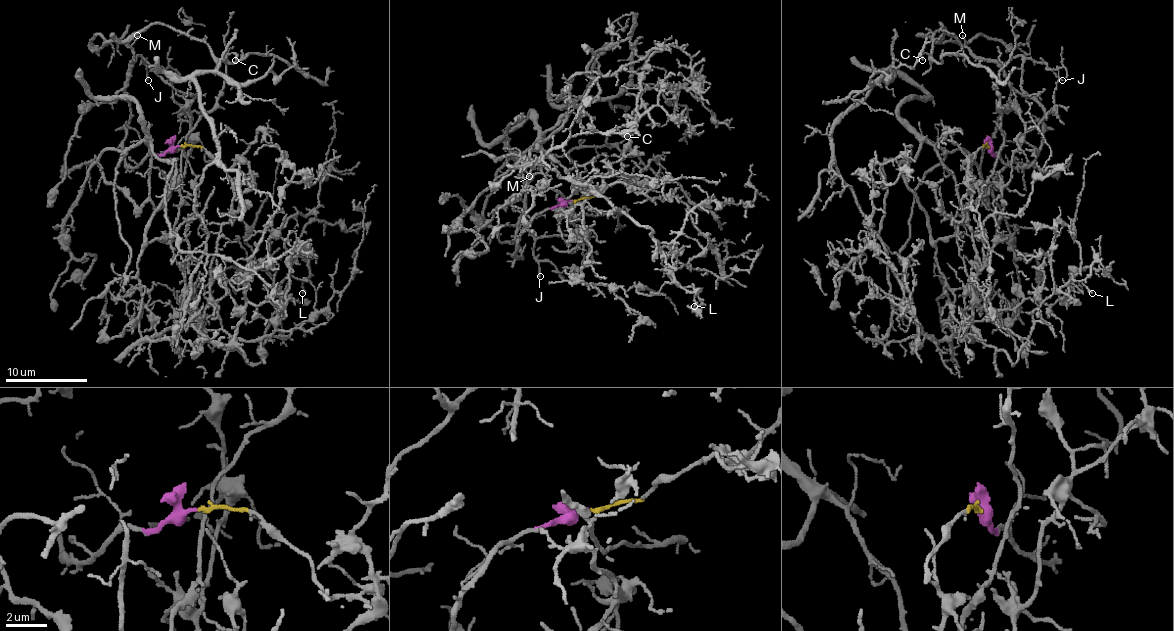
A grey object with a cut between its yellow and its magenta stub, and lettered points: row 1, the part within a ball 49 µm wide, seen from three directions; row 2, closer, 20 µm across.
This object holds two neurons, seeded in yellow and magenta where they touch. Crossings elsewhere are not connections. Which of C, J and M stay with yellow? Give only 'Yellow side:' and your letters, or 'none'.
Yellow side: none

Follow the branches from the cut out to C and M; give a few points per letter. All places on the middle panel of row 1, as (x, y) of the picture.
C: (571, 201), (540, 211), (516, 254), (522, 259), (520, 173), (530, 160), (628, 136)
M: (571, 201), (540, 211), (518, 244), (516, 254), (522, 259), (516, 226), (524, 209), (524, 179), (530, 177)

